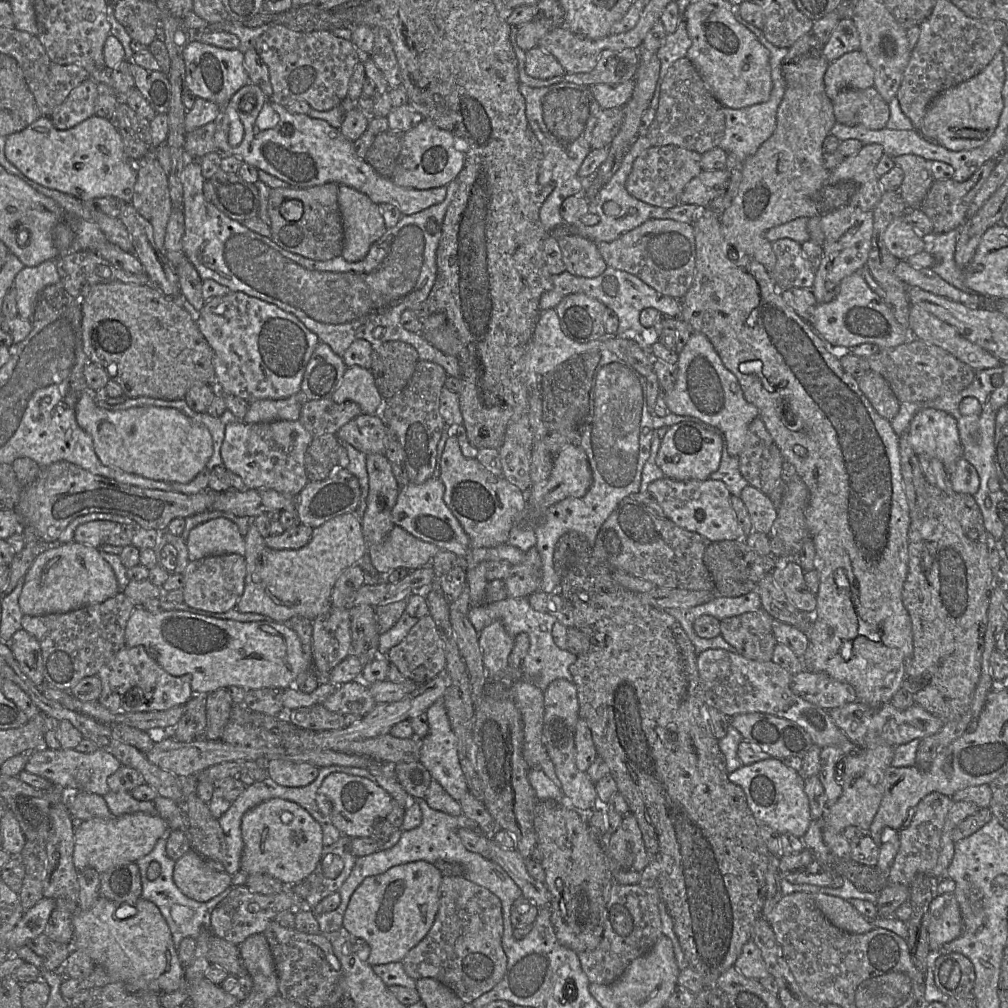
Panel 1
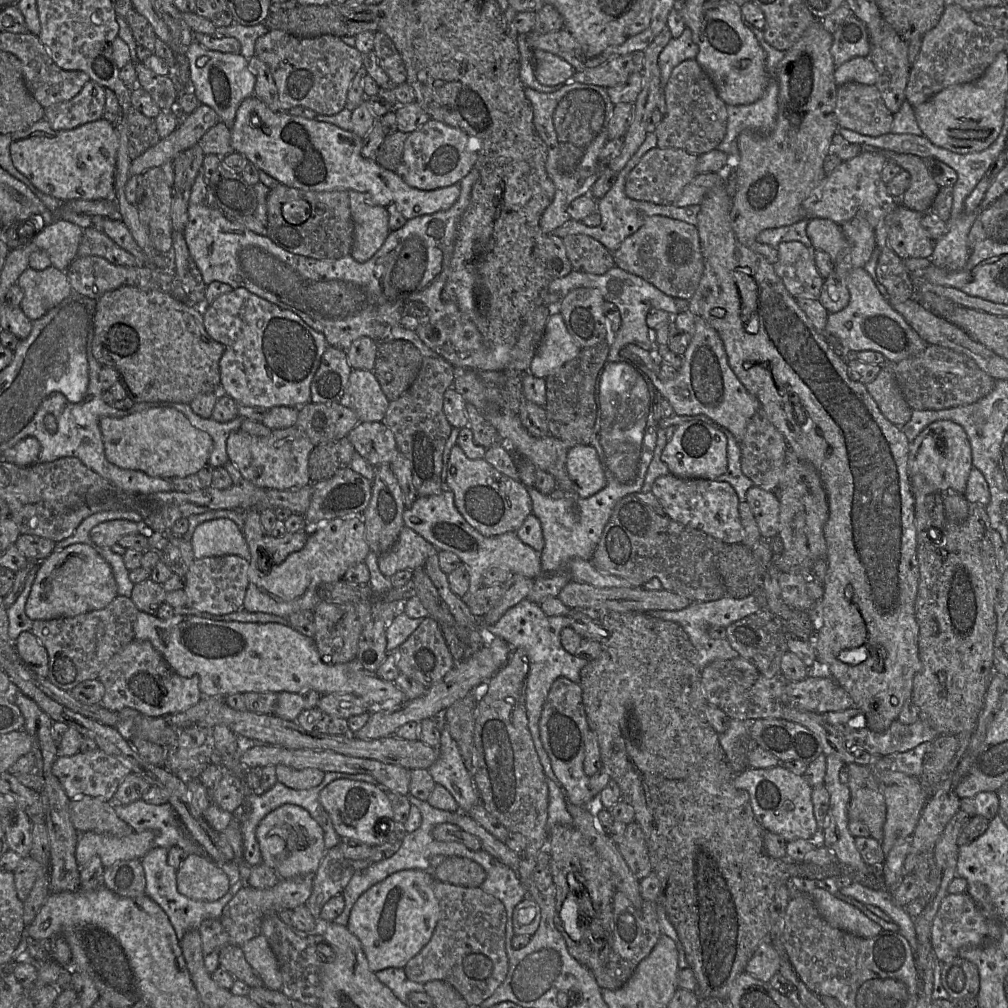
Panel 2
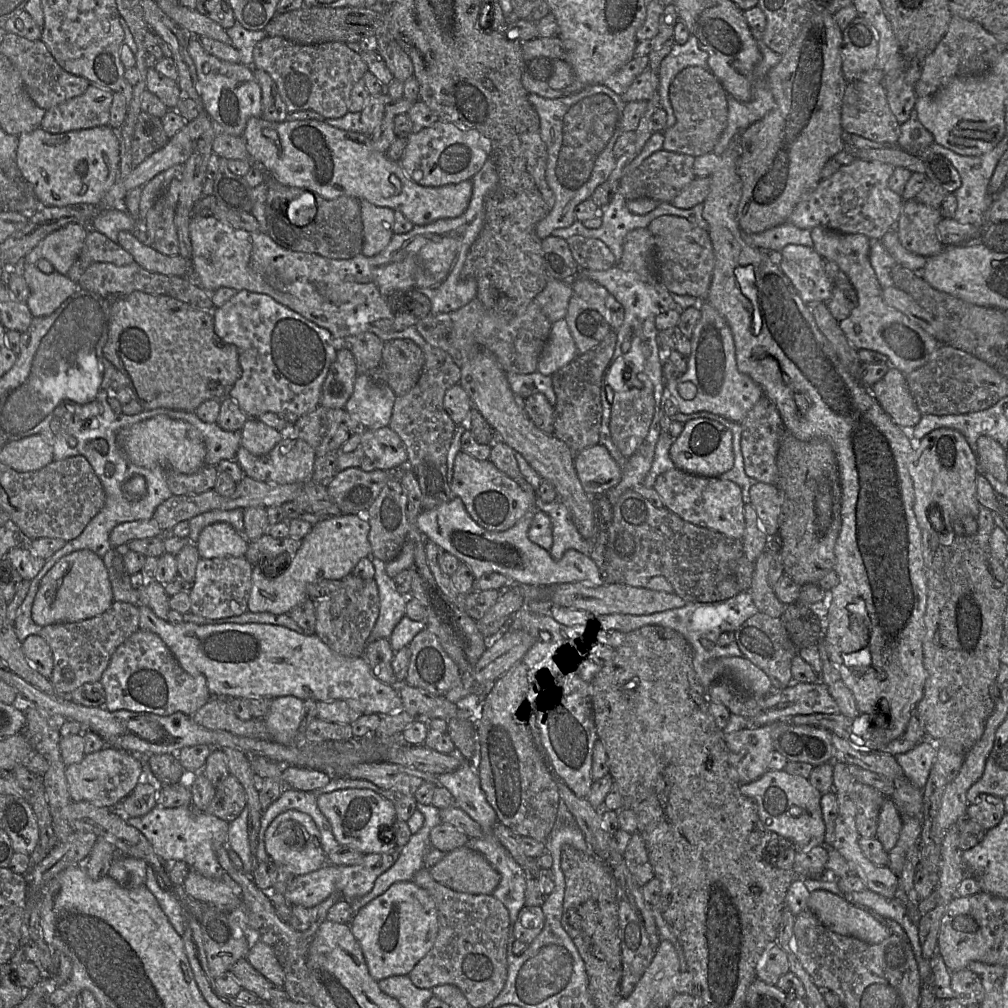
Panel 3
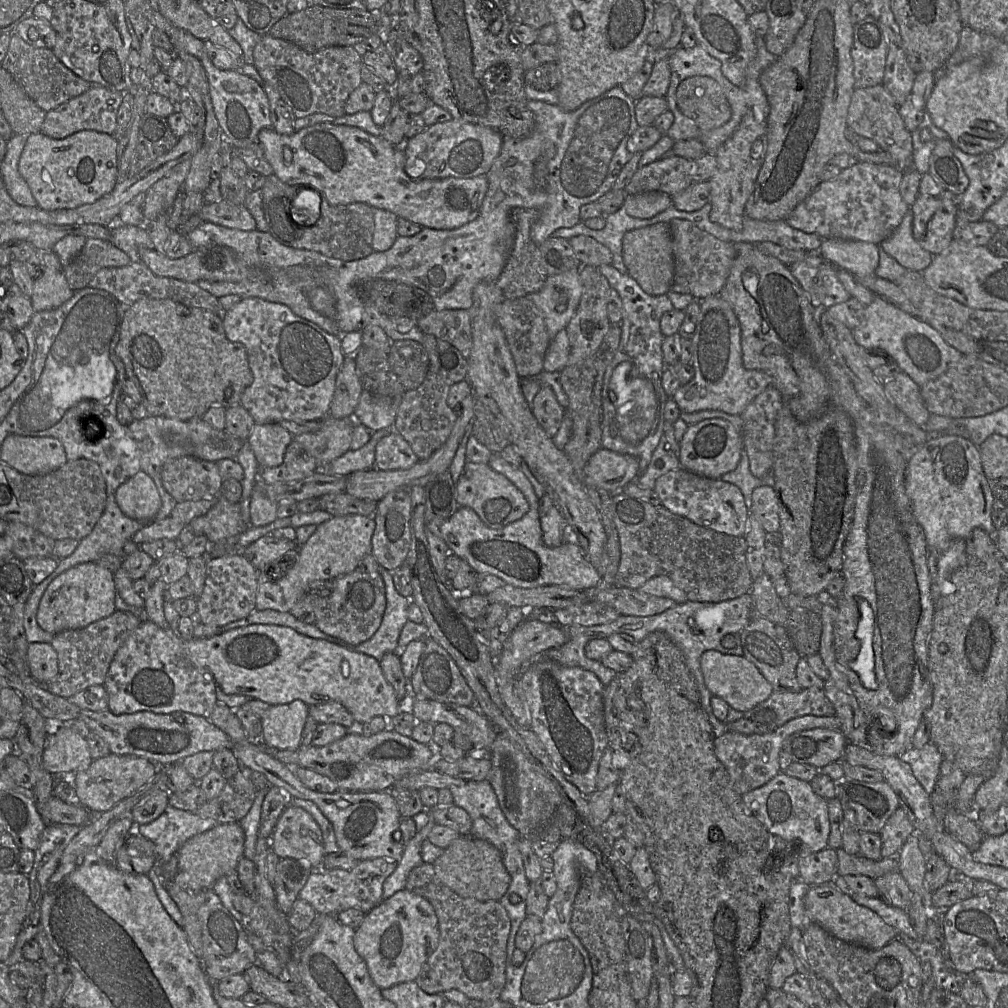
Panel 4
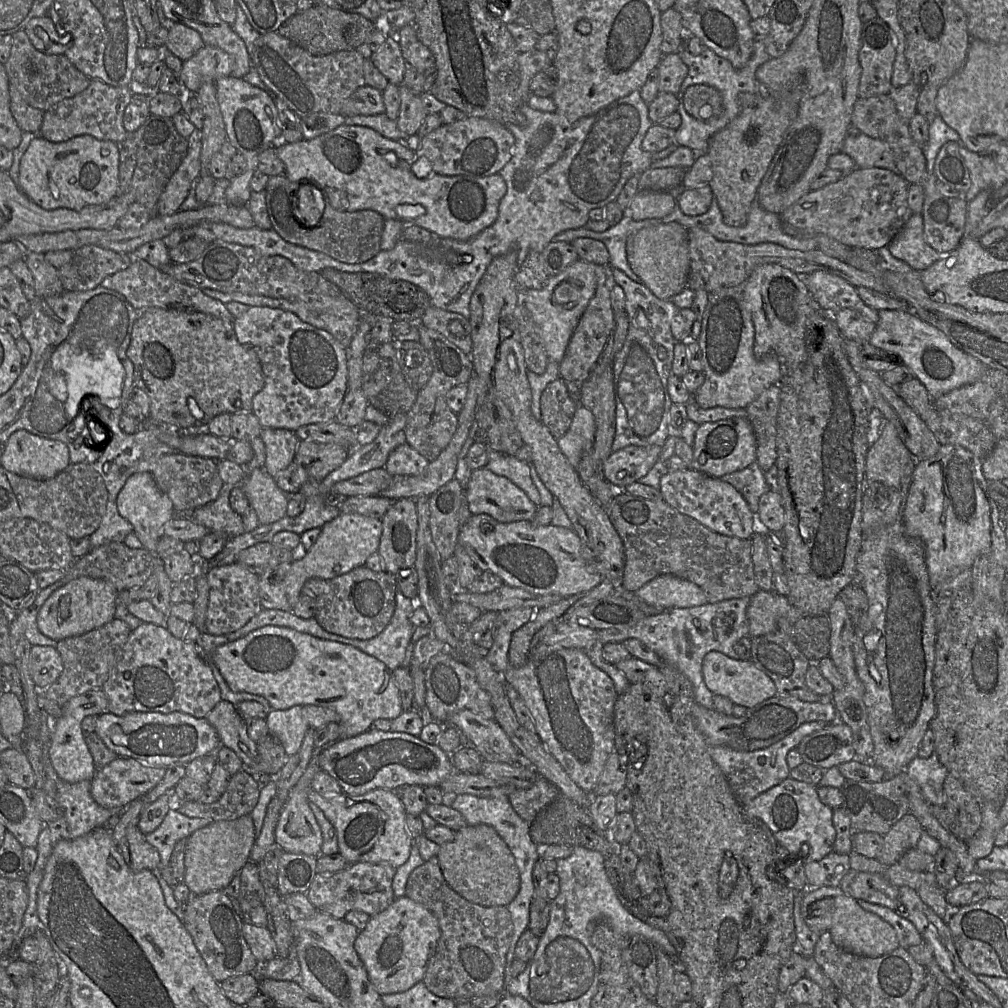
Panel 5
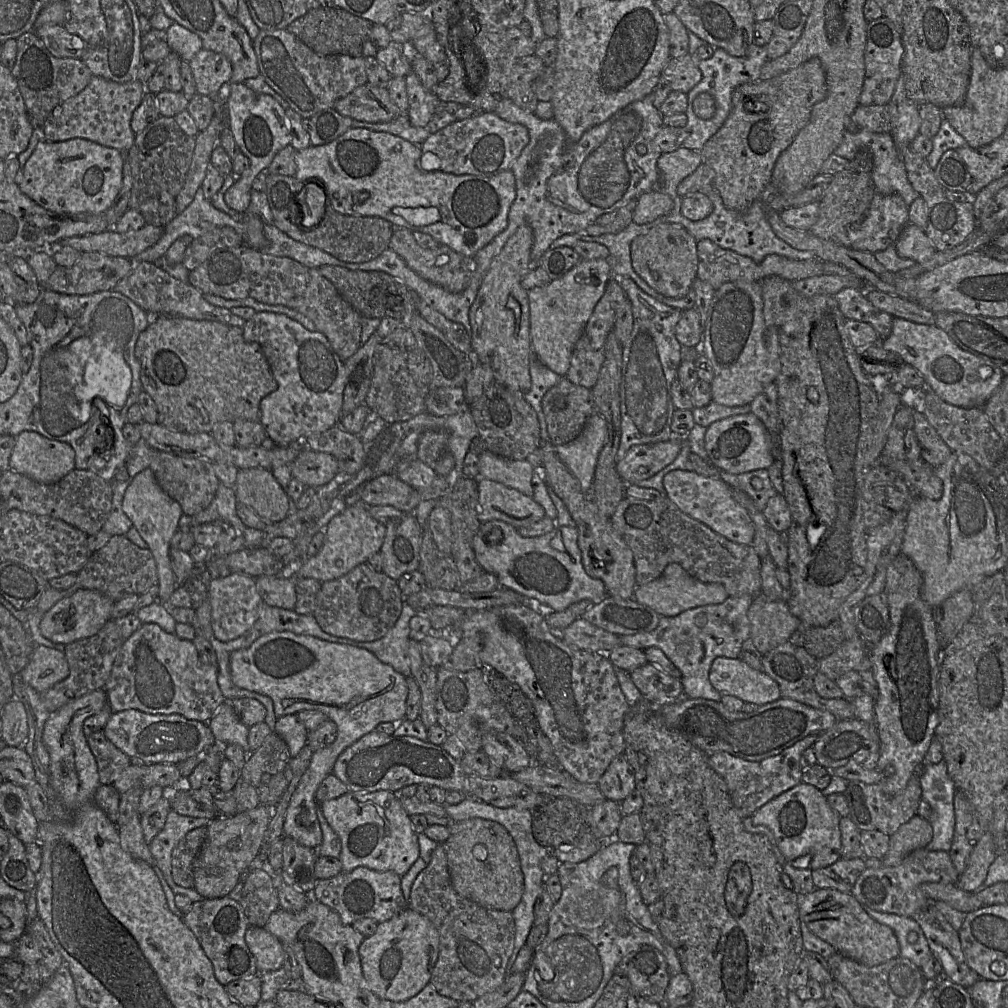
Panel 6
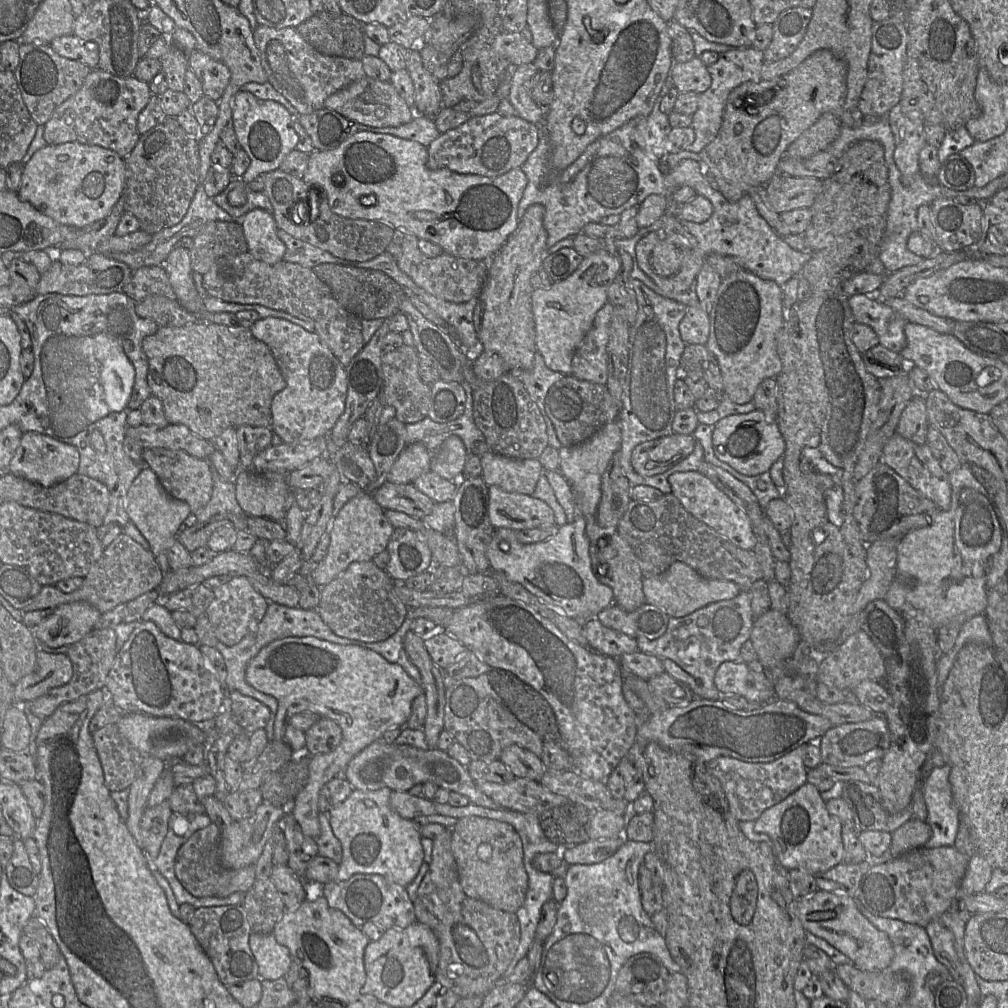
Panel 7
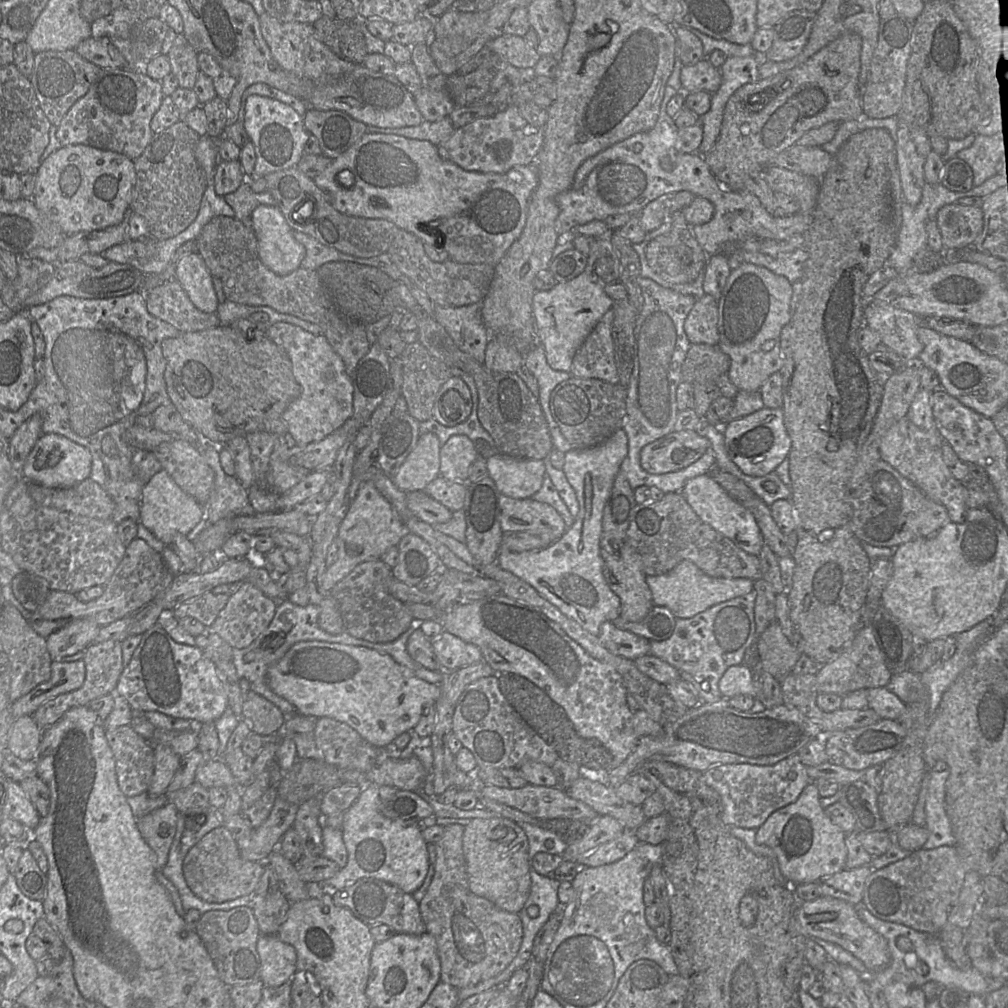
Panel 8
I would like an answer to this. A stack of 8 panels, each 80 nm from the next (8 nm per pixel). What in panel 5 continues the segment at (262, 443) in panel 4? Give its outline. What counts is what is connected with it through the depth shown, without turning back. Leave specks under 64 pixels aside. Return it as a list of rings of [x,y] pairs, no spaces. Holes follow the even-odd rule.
[[[262,428],[259,437],[265,446],[263,469],[274,478],[295,459],[299,439],[293,431],[280,428]]]

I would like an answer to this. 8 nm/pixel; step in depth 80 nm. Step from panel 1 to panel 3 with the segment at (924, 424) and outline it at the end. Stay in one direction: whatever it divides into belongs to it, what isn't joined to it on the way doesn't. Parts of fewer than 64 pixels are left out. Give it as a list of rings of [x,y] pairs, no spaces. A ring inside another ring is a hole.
[[[939,428],[924,436],[912,453],[909,474],[914,490],[914,513],[921,530],[933,529],[928,517],[932,506],[940,508],[944,519],[978,515],[982,507],[977,500],[978,459],[960,431]]]

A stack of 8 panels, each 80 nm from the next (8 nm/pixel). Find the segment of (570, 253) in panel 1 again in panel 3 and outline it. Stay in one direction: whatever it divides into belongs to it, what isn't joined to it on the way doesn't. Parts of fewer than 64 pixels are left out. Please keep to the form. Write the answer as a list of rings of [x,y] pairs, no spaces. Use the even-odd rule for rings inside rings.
[[[574,235],[566,241],[580,269],[608,270],[616,266],[613,253],[599,239]]]

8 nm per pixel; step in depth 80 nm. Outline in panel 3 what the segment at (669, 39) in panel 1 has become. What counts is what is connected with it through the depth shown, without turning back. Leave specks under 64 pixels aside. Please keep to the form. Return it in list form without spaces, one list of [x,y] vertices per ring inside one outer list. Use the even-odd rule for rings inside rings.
[[[690,35],[685,44],[673,44],[670,53],[662,60],[659,76],[659,106],[667,113],[667,127],[675,124],[676,118],[669,99],[669,87],[675,76],[684,68],[699,66],[707,68],[708,54],[699,48],[698,40]]]

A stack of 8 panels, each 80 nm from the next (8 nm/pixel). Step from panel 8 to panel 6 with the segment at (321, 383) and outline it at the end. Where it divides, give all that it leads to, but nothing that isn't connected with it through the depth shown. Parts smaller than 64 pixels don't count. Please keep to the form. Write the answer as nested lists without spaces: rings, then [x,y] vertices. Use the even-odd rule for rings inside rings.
[[[256,311],[253,317],[251,317],[249,320],[246,320],[246,323],[242,327],[242,329],[245,340],[249,342],[256,342],[261,346],[263,353],[269,363],[273,377],[278,385],[275,391],[265,396],[260,402],[260,422],[265,428],[265,431],[267,433],[269,440],[268,444],[277,446],[298,445],[301,444],[304,439],[311,436],[312,434],[324,432],[339,423],[339,420],[341,419],[344,389],[346,385],[345,362],[341,360],[340,357],[335,353],[335,351],[331,347],[328,339],[324,334],[318,331],[311,332],[306,328],[304,328],[297,321],[289,318],[287,315],[274,312]]]

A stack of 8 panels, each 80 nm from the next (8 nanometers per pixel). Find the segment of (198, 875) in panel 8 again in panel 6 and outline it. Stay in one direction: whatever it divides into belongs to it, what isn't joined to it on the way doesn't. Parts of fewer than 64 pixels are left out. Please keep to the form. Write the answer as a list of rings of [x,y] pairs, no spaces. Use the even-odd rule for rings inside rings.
[[[206,827],[191,830],[178,843],[172,854],[173,881],[184,888],[194,888],[193,862],[207,833]]]

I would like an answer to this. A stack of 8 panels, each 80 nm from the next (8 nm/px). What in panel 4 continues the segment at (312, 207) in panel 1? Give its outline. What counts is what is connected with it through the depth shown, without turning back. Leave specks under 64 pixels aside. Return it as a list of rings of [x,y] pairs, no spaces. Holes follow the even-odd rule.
[[[276,175],[266,177],[263,192],[263,211],[269,226],[269,233],[282,245],[295,249],[319,252],[327,257],[344,261],[360,260],[372,254],[374,231],[373,207],[356,202],[345,205],[331,205],[321,197],[320,217],[314,225],[306,228],[291,224],[289,207],[298,193],[299,187],[282,182]]]

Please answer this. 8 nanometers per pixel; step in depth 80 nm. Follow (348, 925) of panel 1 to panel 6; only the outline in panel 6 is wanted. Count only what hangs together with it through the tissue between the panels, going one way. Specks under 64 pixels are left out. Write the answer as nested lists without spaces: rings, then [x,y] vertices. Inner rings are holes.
[[[407,907],[388,921],[378,924],[374,935],[366,937],[359,947],[362,971],[368,988],[381,1000],[407,1001],[430,983],[439,954],[439,932],[425,916]]]

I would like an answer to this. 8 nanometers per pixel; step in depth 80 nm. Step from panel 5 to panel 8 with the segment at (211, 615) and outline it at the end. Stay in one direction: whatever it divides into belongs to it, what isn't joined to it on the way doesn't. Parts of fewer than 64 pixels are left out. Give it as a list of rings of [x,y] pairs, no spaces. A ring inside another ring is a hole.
[[[249,581],[232,585],[235,586],[225,606],[219,611],[213,623],[206,626],[205,632],[217,634],[233,649],[240,650],[250,645],[268,627],[275,613],[276,601],[266,597]]]

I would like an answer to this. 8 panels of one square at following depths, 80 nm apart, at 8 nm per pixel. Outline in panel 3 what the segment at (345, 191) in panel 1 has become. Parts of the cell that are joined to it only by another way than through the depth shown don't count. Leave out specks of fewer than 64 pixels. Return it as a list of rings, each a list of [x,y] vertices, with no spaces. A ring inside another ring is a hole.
[[[359,200],[363,223],[363,247],[361,254],[372,257],[383,251],[394,234],[394,210],[378,207],[367,200]]]

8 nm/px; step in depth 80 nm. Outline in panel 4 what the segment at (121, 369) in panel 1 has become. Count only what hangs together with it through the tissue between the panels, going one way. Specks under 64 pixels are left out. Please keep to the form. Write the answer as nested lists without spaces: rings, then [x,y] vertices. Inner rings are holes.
[[[143,298],[127,307],[116,354],[125,364],[128,378],[142,393],[142,403],[150,416],[182,421],[202,418],[212,406],[228,408],[240,404],[243,392],[254,380],[247,350],[242,343],[228,339],[222,314],[186,306],[171,299]]]

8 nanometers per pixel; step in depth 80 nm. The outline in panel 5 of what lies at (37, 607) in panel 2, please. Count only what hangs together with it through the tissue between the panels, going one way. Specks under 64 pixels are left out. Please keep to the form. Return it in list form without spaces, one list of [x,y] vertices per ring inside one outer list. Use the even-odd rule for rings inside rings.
[[[80,576],[55,590],[44,602],[37,617],[40,632],[56,641],[84,634],[114,618],[118,591],[110,582]]]

